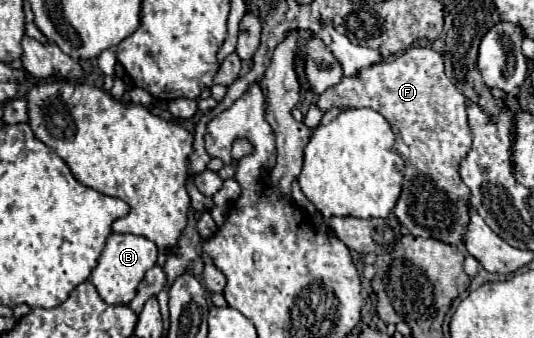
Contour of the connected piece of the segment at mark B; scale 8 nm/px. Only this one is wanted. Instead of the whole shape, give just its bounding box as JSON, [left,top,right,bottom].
[91,234,159,304]

